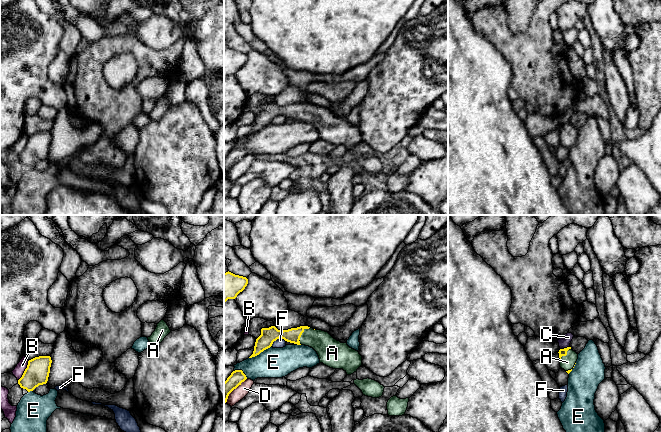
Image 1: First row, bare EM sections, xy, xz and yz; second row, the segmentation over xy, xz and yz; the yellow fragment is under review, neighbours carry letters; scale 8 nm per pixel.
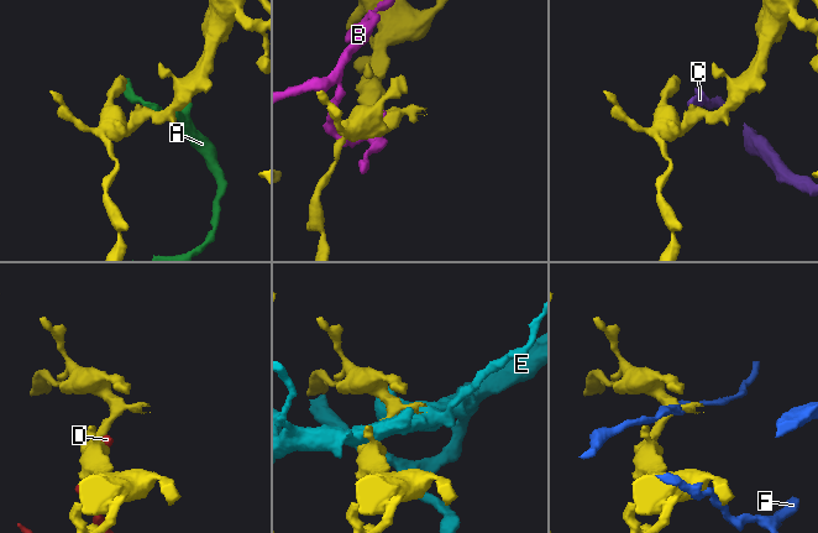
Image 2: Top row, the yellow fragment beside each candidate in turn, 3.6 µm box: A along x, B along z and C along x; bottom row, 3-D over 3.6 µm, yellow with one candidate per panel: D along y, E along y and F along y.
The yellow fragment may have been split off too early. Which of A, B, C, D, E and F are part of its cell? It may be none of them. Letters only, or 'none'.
A

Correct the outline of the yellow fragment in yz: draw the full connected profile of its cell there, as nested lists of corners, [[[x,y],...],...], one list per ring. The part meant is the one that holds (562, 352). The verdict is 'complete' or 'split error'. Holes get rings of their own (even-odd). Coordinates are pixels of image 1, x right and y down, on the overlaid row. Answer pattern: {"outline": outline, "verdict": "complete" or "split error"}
{"outline": [[[571,347],[560,349],[558,353],[560,358],[560,367],[569,374],[576,364],[578,354],[573,351]]], "verdict": "split error"}

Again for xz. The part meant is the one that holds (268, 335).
{"outline": [[[275,326],[262,328],[261,335],[256,339],[253,354],[249,358],[270,348],[279,338],[313,348],[319,356],[320,363],[333,369],[343,369],[347,375],[353,374],[362,366],[362,356],[358,351],[350,348],[347,343],[337,341],[328,332],[314,330],[308,326],[283,331]]], "verdict": "split error"}

